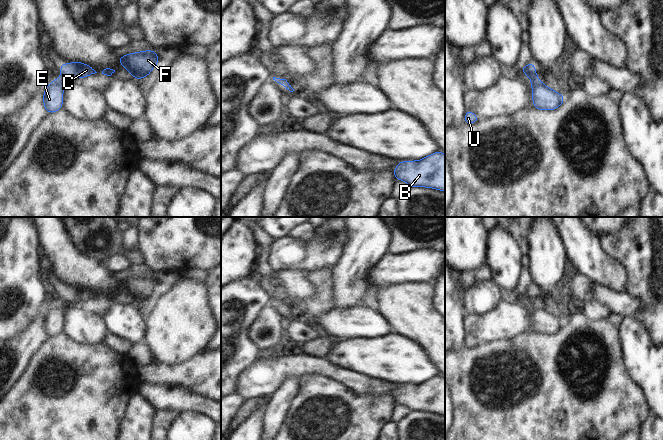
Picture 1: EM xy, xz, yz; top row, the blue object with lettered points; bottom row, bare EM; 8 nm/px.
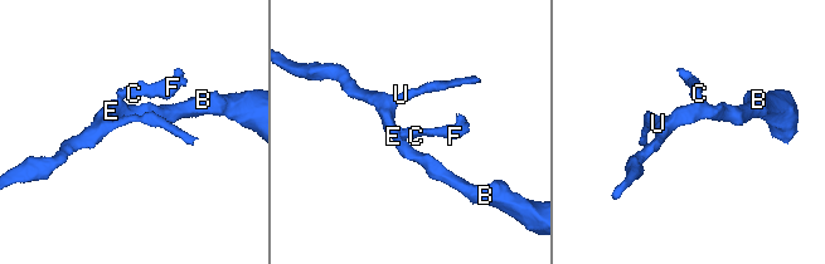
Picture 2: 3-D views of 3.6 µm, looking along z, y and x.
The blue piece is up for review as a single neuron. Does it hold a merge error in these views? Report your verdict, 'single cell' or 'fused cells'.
fused cells

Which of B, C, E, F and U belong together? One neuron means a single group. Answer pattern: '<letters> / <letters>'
B E U / C F

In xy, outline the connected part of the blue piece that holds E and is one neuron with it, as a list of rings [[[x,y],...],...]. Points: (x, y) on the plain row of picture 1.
[[[53,304],[44,315],[43,327],[47,337],[62,333],[64,306]]]

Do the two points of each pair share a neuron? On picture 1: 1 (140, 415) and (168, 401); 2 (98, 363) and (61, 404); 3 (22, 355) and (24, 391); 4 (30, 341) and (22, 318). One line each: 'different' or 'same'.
1: different
2: same
3: different
4: different

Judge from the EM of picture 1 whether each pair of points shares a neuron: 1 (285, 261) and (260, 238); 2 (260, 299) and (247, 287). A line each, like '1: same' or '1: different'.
1: different
2: same

